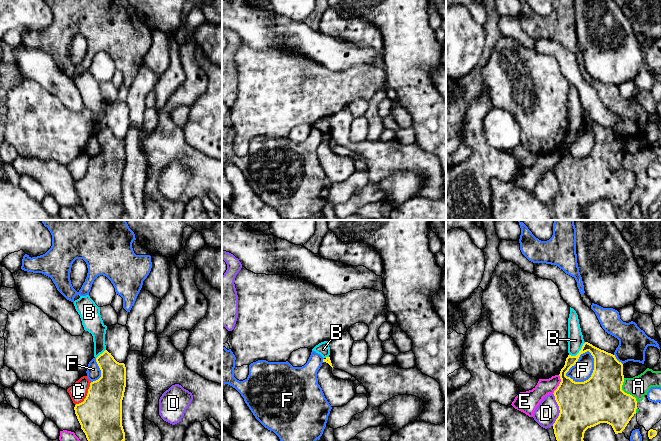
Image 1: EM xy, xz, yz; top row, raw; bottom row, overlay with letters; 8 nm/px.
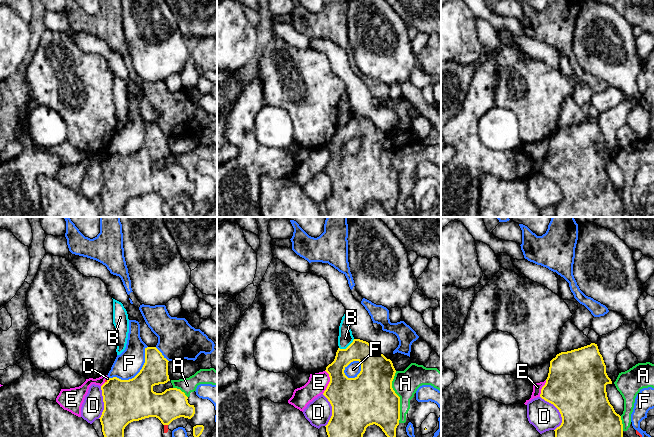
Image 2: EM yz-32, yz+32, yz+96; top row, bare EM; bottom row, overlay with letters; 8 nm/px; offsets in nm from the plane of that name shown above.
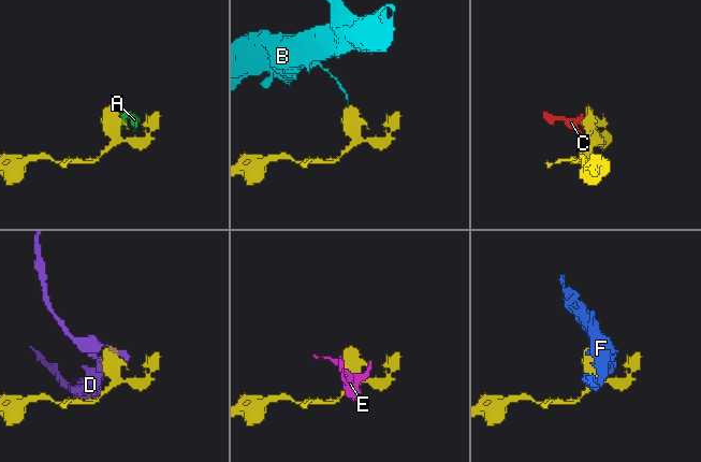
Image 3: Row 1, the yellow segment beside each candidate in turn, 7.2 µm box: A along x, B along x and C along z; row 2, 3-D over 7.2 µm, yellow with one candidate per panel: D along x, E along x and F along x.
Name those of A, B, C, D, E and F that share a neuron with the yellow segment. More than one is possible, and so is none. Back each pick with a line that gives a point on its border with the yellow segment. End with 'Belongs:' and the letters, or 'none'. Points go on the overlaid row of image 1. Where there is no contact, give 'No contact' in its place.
Belongs: none

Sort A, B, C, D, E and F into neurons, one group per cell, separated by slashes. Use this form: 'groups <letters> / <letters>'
groups A C / B / D / E / F

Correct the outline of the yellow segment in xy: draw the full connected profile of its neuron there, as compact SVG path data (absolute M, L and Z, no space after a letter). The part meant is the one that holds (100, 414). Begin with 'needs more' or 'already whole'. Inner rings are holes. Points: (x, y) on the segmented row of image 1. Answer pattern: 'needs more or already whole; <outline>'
already whole; M105 350L96 358L101 377L90 383L83 402L74 407L88 441L125 441L122 400L126 387L126 367Z

